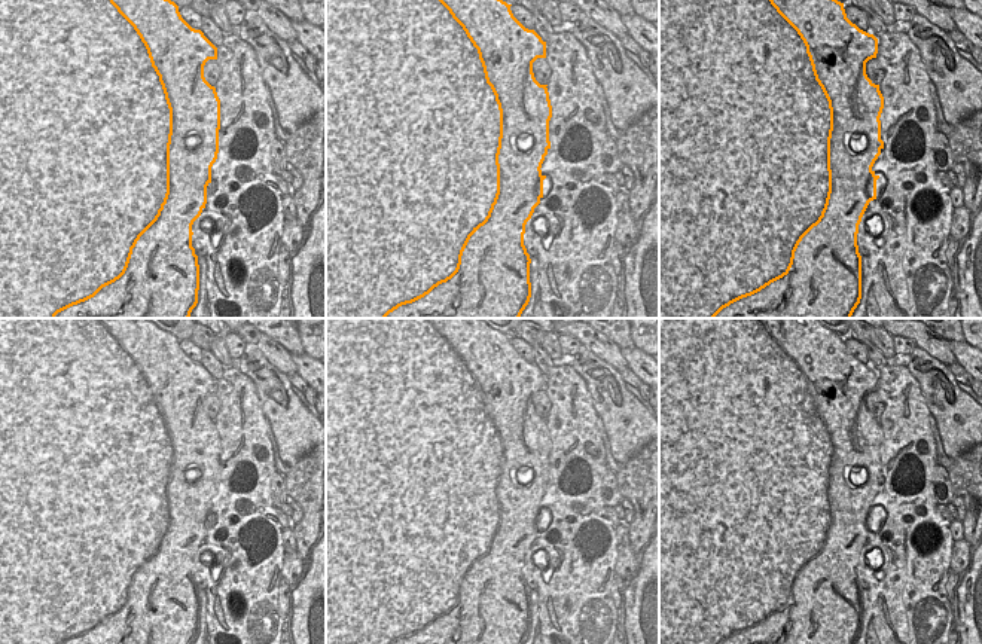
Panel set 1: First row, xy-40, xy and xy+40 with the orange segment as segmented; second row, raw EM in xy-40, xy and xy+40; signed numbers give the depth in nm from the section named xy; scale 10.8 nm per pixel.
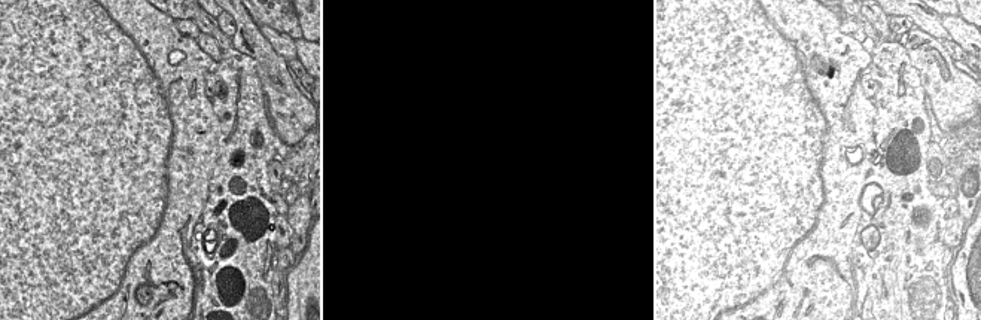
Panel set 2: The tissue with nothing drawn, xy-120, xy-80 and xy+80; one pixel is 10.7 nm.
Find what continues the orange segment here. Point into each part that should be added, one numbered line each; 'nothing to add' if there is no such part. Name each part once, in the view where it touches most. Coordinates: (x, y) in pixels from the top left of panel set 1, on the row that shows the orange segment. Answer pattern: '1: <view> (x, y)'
1: xy+40 (743, 124)

